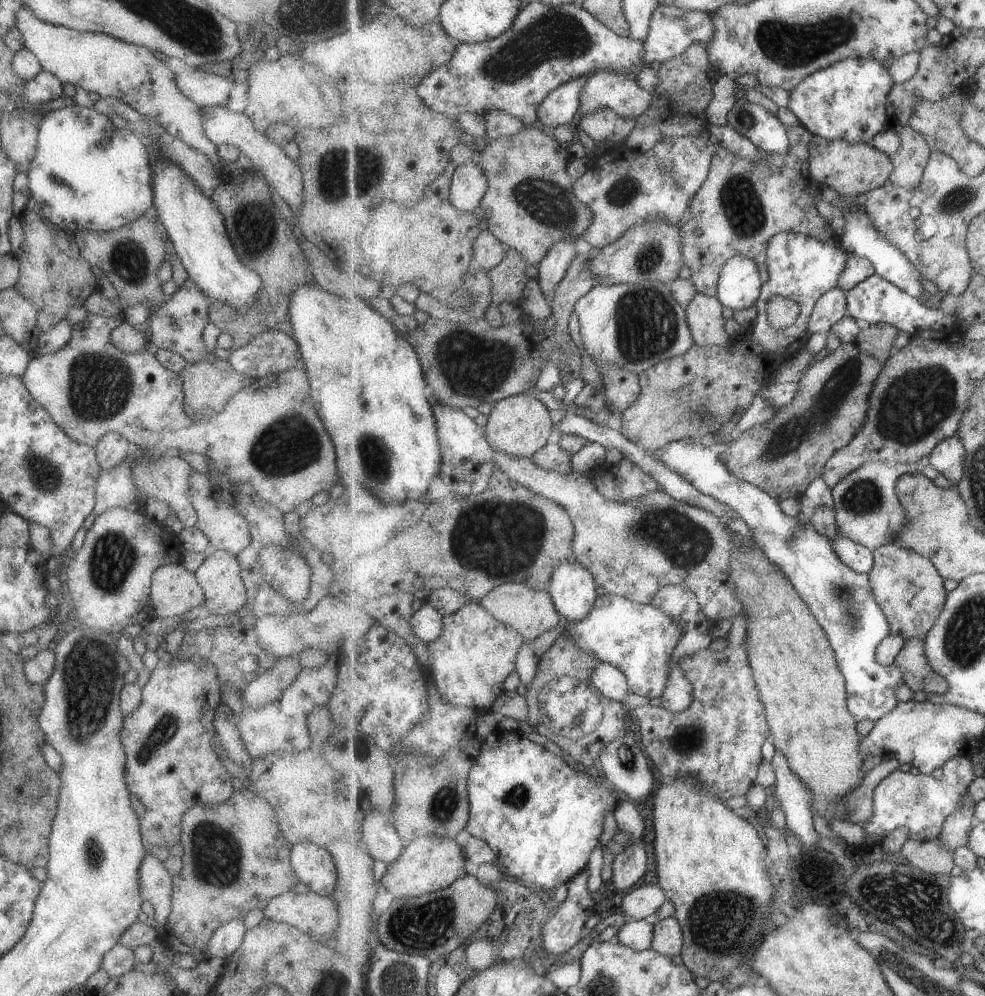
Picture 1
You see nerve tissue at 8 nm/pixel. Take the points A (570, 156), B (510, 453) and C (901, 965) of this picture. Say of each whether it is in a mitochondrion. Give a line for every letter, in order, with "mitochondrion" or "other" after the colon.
A: other
B: other
C: mitochondrion

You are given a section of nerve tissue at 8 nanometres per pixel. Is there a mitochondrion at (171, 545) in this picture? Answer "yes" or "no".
no

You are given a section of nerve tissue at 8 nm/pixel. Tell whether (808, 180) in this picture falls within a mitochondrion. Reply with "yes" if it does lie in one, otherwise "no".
no

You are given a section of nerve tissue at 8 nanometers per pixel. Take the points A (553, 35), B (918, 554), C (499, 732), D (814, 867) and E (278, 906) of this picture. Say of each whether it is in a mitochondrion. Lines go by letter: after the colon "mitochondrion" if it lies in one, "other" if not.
A: mitochondrion
B: other
C: other
D: other
E: other

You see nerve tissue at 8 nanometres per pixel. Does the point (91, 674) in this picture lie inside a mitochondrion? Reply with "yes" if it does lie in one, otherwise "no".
yes

